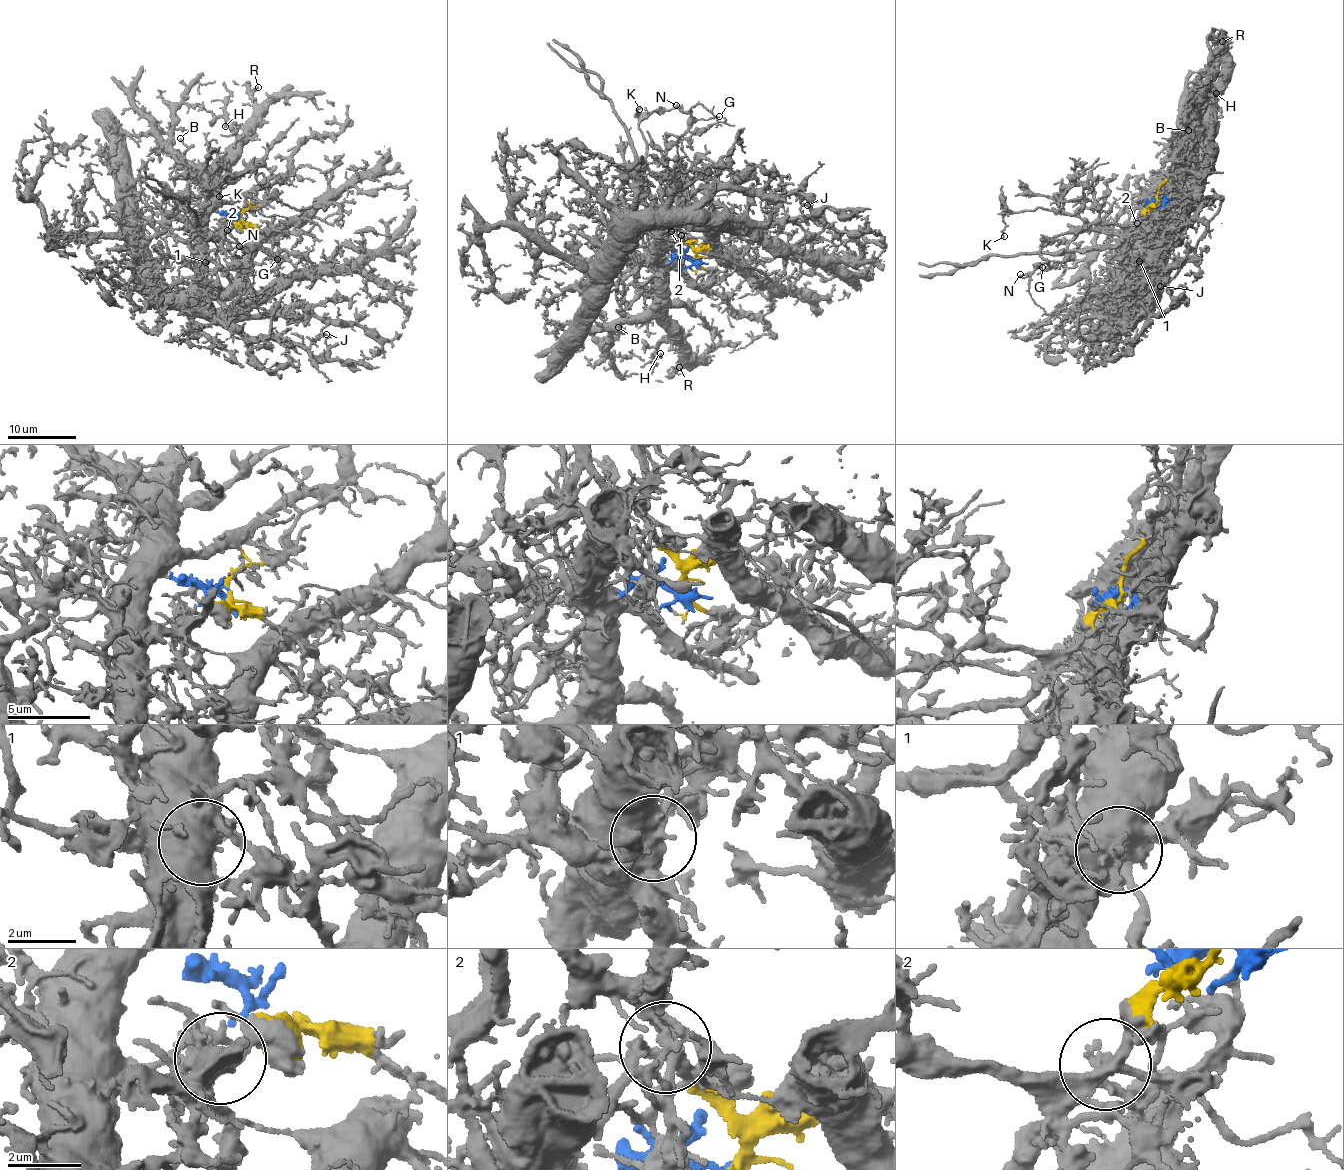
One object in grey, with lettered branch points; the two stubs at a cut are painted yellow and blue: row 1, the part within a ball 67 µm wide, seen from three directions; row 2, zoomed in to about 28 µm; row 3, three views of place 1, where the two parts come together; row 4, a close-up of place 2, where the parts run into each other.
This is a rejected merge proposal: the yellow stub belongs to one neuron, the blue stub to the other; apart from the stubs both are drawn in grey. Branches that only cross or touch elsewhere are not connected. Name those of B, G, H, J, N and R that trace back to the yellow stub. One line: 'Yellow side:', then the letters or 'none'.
Yellow side: G, N

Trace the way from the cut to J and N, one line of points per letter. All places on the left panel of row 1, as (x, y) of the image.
J: (239, 215), (213, 211), (209, 214), (201, 300), (212, 314), (250, 339), (297, 343), (306, 348), (326, 333)
N: (239, 215), (241, 222), (227, 231), (234, 223), (231, 216), (230, 232), (251, 250), (240, 246)

